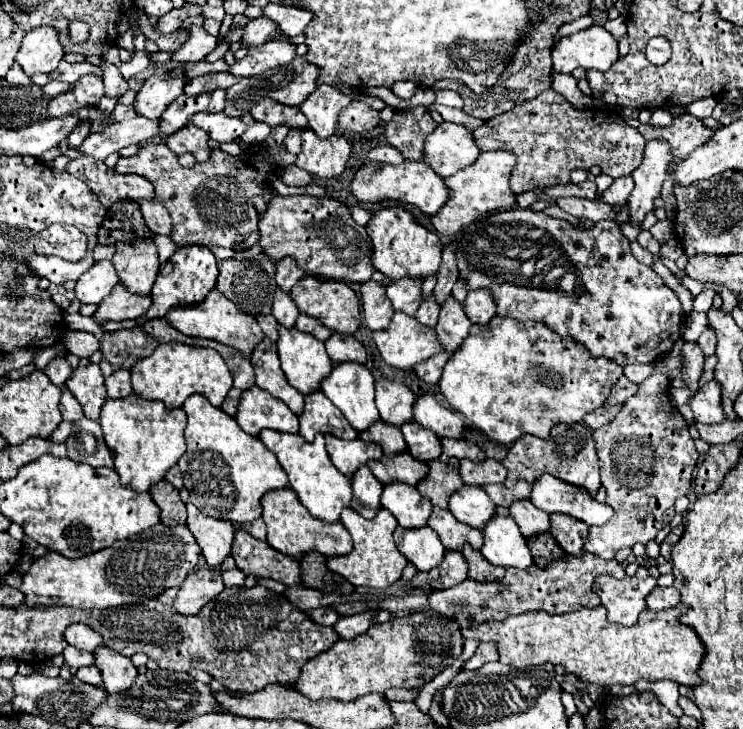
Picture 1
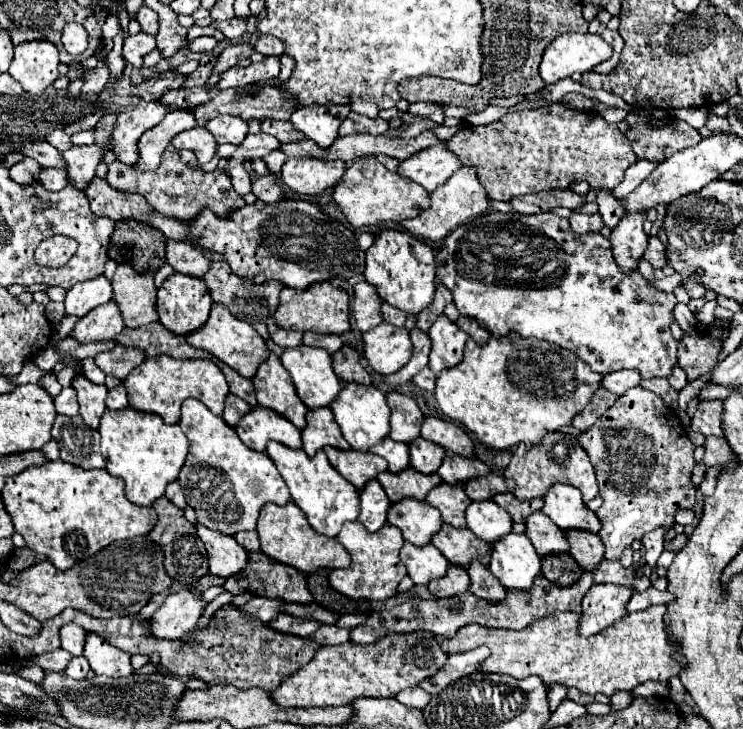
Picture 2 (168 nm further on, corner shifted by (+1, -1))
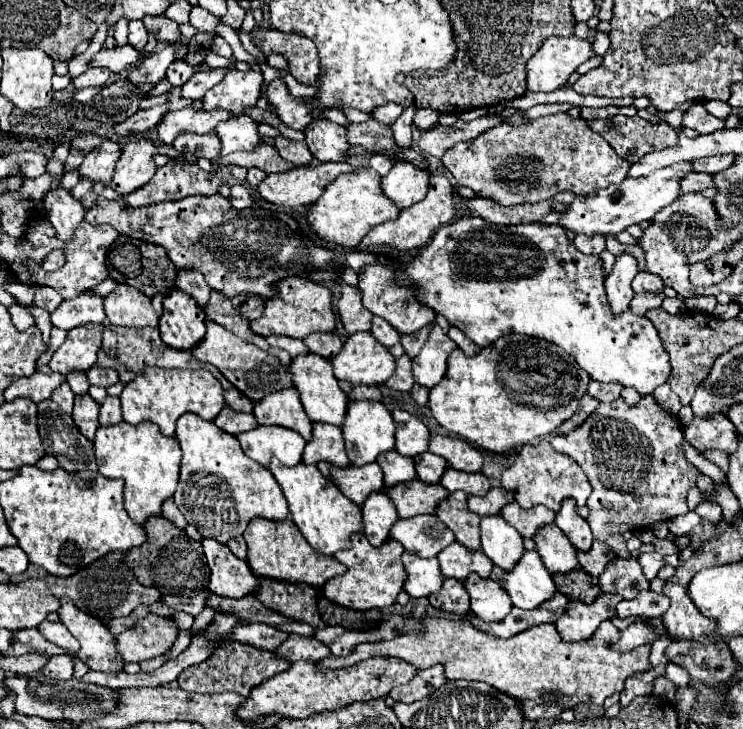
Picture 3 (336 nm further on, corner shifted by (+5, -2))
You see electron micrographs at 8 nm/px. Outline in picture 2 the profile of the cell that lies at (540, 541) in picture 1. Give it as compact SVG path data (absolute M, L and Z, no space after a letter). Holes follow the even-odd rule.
M568 553L560 557L542 557L542 575L558 587L568 587L580 579L582 567Z

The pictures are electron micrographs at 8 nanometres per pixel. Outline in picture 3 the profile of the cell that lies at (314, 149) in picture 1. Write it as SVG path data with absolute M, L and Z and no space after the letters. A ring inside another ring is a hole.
M326 162L292 168L288 172L274 172L264 178L264 182L258 186L258 192L264 200L278 206L314 204L336 176L352 170L356 170L356 166L350 162Z

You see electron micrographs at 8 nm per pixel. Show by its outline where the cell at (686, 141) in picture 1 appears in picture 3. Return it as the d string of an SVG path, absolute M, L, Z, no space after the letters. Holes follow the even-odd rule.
M612 116L606 120L590 120L590 128L608 138L610 146L622 156L636 162L648 152L658 152L666 146L676 146L678 132L670 124L652 124L644 118ZM628 120L628 124L626 124ZM634 120L634 122L632 122Z

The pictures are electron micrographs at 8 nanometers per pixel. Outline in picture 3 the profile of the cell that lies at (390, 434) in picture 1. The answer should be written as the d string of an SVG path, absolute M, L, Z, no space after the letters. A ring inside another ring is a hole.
M396 450L380 454L376 458L376 462L380 464L380 468L384 472L384 486L394 486L398 482L408 482L408 480L416 478L414 460L400 458L400 454L396 454Z

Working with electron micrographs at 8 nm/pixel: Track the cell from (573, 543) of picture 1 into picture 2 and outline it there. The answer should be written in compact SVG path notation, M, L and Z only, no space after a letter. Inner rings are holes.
M576 529L566 533L566 537L570 543L570 555L576 559L576 563L586 571L594 571L604 559L604 543L600 537L592 533L580 533Z

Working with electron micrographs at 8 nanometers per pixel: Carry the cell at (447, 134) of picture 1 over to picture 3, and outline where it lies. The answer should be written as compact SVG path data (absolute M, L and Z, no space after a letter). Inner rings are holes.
M396 162L396 164L390 168L390 172L382 178L382 190L384 190L384 194L386 194L390 200L396 202L398 208L404 210L404 208L412 206L414 202L420 202L420 200L426 196L426 192L428 192L428 182L430 182L432 176L434 176L434 174L432 174L430 170L424 170L424 168L420 168L420 166L412 166L412 162Z

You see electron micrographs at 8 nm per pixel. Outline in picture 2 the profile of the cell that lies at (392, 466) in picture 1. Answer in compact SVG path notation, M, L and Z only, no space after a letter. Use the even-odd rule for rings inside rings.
M404 469L404 473L396 475L396 481L390 481L390 473L382 473L380 475L380 485L384 487L388 499L392 503L398 503L402 499L416 499L416 501L424 501L428 491L436 485L440 485L440 477L438 475L424 475L424 473L416 473L414 469Z

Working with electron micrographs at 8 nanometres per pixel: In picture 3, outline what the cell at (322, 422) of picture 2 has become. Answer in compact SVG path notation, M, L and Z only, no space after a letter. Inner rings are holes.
M312 426L312 440L304 448L302 462L318 464L320 460L326 460L334 466L350 464L344 450L342 430L336 430L336 426Z

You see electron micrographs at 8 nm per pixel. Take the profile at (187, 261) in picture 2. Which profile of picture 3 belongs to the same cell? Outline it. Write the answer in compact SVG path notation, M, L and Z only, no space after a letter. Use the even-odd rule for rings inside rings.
M178 270L176 274L176 286L182 292L188 292L196 302L204 308L206 300L210 296L210 286L204 282L204 274L200 270Z

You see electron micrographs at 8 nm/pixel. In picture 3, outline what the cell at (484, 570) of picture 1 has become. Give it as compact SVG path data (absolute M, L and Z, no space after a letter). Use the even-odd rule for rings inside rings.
M470 574L464 580L464 586L470 594L472 612L480 620L496 622L496 620L502 620L510 612L512 602L510 602L508 594L504 592L504 588L496 580L480 578L478 574Z

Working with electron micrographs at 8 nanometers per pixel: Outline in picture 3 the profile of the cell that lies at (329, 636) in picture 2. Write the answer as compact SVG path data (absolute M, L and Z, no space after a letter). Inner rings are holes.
M290 634L288 640L284 640L280 648L276 648L276 654L280 654L282 658L288 658L292 662L298 662L298 660L322 660L322 658L328 658L330 650L320 640L316 640L314 636Z

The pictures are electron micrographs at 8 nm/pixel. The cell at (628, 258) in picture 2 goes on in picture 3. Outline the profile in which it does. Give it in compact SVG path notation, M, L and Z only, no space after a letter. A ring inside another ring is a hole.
M622 252L616 256L616 264L610 272L610 276L606 278L604 286L606 286L606 294L608 294L608 302L614 310L614 314L624 312L630 306L630 300L634 296L632 290L632 280L638 274L638 262L632 254Z

